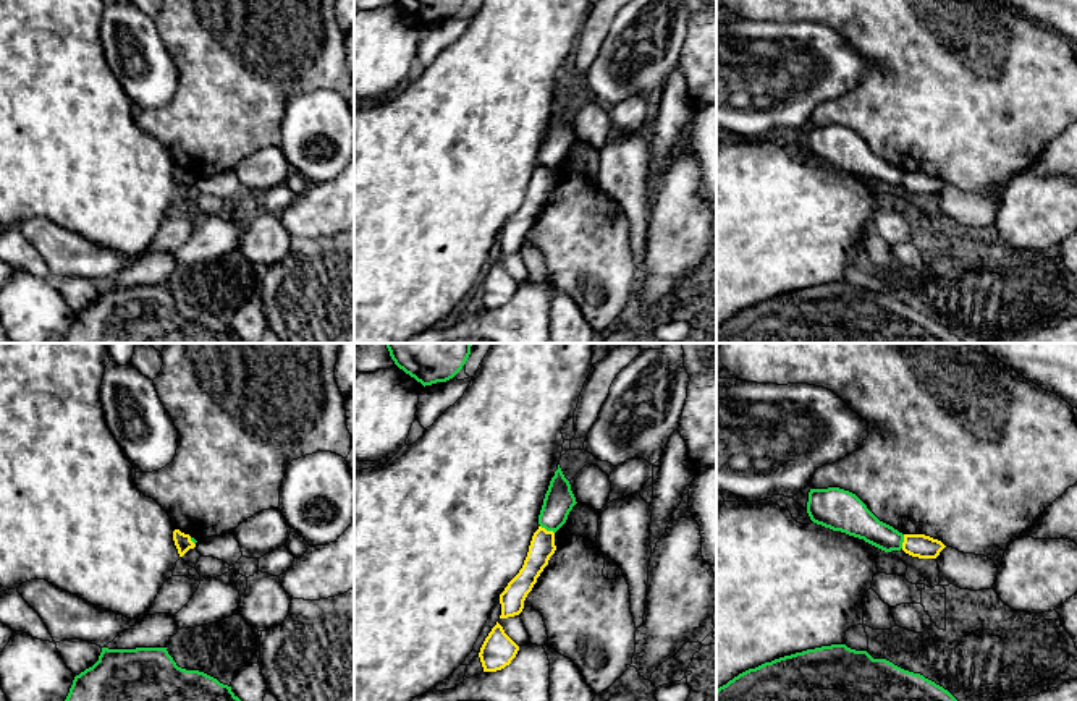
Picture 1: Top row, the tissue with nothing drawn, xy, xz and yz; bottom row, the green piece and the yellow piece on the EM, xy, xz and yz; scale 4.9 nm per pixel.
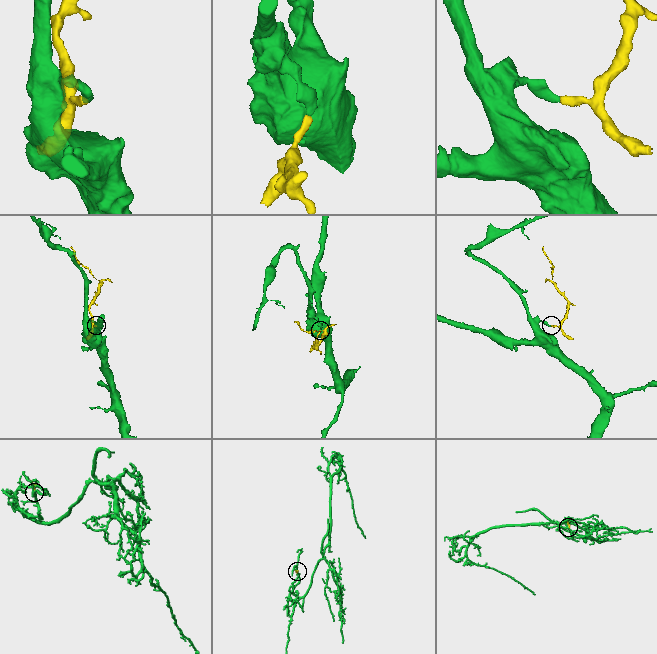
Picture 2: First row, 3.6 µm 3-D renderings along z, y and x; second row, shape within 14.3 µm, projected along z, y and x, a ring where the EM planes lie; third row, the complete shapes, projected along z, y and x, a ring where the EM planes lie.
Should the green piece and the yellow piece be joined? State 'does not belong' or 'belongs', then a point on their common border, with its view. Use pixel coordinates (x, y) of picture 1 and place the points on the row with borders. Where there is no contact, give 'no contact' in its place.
does not belong; contact xz (547, 530)

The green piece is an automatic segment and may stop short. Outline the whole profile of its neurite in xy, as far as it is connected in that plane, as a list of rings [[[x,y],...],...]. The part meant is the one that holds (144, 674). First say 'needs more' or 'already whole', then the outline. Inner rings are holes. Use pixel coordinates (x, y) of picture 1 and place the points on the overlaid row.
already whole; [[[102,648],[99,661],[74,677],[65,701],[241,701],[231,686],[217,678],[176,665],[167,648],[108,649]]]

